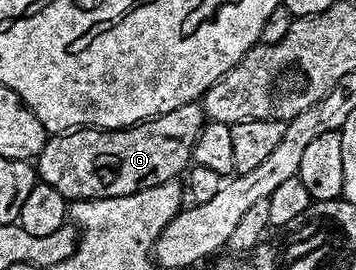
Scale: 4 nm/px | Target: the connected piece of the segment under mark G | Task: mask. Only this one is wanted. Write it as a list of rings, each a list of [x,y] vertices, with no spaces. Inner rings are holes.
[[[191,101],[182,107],[174,107],[174,111],[162,113],[151,121],[142,121],[139,125],[130,125],[126,129],[85,127],[49,136],[34,164],[39,180],[54,187],[54,191],[60,192],[69,203],[134,195],[138,191],[164,185],[167,181],[175,181],[181,176],[180,172],[183,174],[189,168],[194,143],[204,124],[206,118],[203,104]]]

